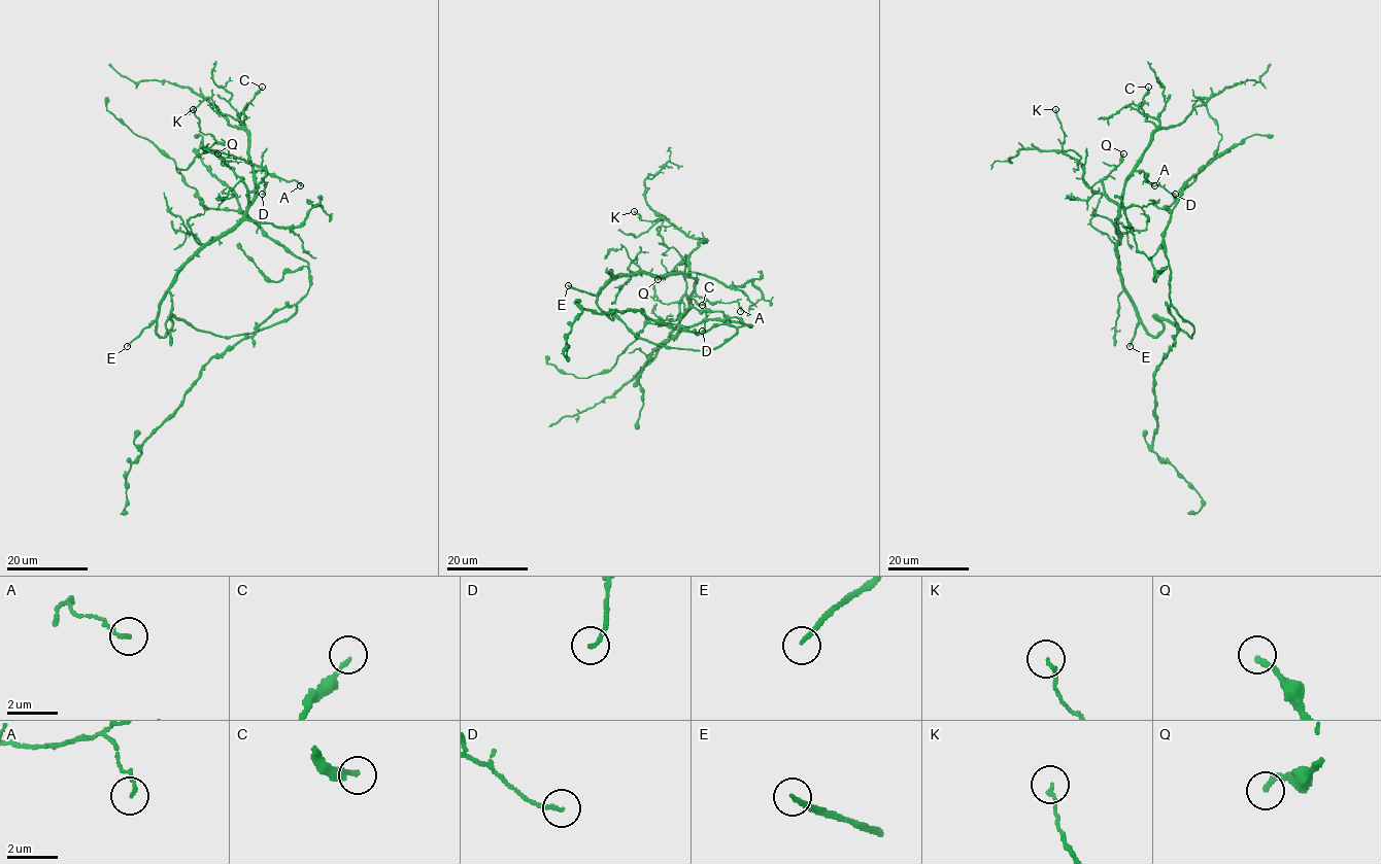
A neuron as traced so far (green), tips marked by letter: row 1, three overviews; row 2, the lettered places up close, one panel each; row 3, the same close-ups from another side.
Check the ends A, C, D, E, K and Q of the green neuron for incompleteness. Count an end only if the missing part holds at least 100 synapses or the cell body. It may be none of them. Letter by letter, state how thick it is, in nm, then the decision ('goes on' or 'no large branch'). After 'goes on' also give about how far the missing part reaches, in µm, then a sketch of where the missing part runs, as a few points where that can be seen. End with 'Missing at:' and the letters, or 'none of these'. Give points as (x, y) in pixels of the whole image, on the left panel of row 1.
A: calibre 130 nm; no large branch
C: calibre 150 nm; no large branch
D: calibre 140 nm; no large branch
E: calibre 170 nm; goes on; missing 70 µm; course (127, 346), (56, 394), (34, 395), (11, 406), (27, 423)
K: calibre 130 nm; no large branch
Q: calibre 240 nm; no large branch
Missing at: E

